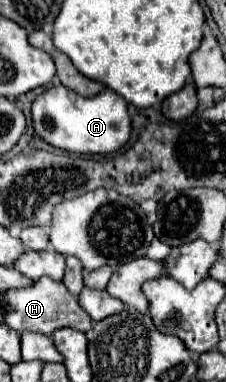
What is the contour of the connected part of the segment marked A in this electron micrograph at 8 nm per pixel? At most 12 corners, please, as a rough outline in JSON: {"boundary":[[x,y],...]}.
{"boundary":[[52,86],[32,102],[50,146],[112,154],[132,134],[108,88],[84,98]]}

